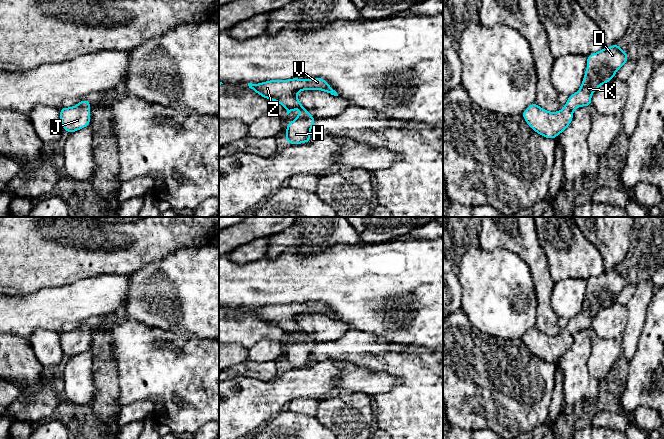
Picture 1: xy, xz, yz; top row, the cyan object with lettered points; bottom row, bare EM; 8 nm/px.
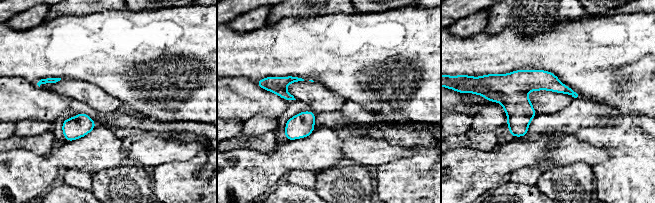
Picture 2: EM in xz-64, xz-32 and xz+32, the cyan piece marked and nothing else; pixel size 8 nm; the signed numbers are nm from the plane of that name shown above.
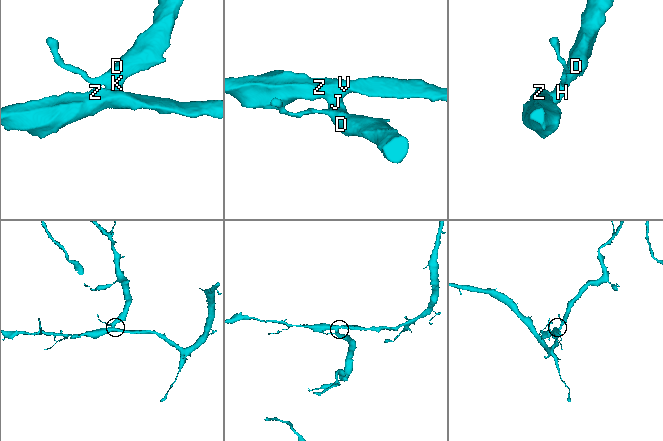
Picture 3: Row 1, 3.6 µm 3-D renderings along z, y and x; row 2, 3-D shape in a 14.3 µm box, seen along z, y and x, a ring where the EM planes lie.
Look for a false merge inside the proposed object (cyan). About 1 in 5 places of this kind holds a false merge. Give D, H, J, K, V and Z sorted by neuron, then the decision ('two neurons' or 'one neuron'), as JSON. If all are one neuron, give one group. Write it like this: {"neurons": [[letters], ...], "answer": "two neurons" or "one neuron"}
{"neurons": [["D", "H", "J", "K", "V", "Z"]], "answer": "one neuron"}

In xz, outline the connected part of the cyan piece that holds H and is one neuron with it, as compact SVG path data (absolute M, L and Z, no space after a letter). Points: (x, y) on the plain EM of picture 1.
M322 302L269 304L259 308L248 307L248 310L260 320L280 327L286 332L287 339L293 334L302 334L297 342L289 346L286 351L286 366L289 368L307 367L312 364L310 355L316 345L298 324L299 315L322 314L338 320L337 316Z

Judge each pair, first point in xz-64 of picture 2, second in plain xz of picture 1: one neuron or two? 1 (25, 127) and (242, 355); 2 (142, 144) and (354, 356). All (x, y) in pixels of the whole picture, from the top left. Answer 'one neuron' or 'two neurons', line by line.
1: two neurons
2: two neurons

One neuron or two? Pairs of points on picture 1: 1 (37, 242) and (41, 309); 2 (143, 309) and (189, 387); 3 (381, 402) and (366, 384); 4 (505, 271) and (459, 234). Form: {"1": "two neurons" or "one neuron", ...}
{"1": "two neurons", "2": "two neurons", "3": "two neurons", "4": "two neurons"}

